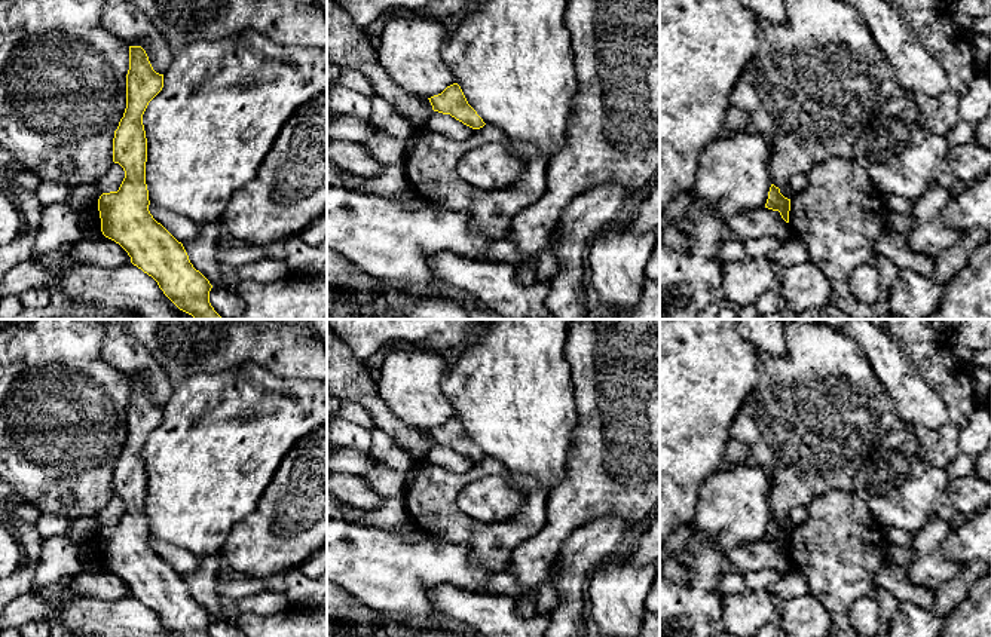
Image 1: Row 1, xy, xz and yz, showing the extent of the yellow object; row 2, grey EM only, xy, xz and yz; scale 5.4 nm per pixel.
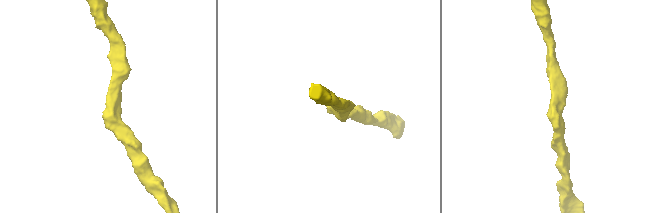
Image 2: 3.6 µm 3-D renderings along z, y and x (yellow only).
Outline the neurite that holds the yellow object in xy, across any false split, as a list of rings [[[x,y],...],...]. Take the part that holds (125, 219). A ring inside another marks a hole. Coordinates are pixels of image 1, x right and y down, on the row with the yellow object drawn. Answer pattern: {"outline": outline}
{"outline": [[[129,46],[126,108],[113,138],[113,162],[123,168],[125,178],[117,192],[98,199],[101,232],[119,244],[131,263],[152,276],[180,310],[195,319],[221,319],[209,303],[209,281],[193,267],[183,244],[149,211],[143,114],[162,88],[163,74],[153,70],[146,50]]]}

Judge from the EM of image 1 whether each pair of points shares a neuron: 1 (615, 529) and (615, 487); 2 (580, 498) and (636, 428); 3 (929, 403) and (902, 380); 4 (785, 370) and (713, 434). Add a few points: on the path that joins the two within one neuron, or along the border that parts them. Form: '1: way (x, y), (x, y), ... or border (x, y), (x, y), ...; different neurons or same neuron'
1: border (635, 520), (620, 515), (602, 515), (583, 527); different neurons
2: way (598, 480), (632, 446); same neuron
3: way (923, 401), (908, 386); same neuron
4: border (755, 383), (734, 419), (730, 435); different neurons

